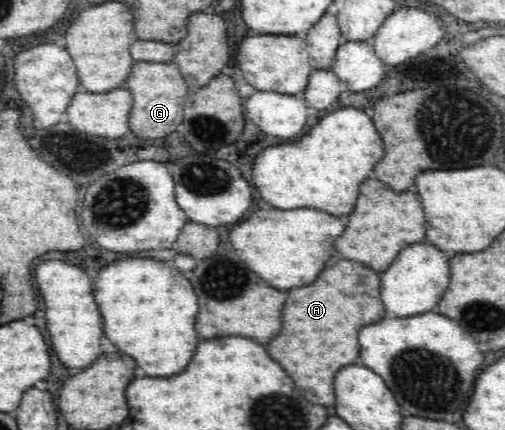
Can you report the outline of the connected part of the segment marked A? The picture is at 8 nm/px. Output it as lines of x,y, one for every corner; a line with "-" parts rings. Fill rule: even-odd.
333,256
311,286
295,288
287,294
283,304
283,330
279,330
279,338
267,344
267,354
291,374
307,400
321,406
333,406
335,372
359,356
357,332
363,326
381,320
383,310
379,274
359,262

